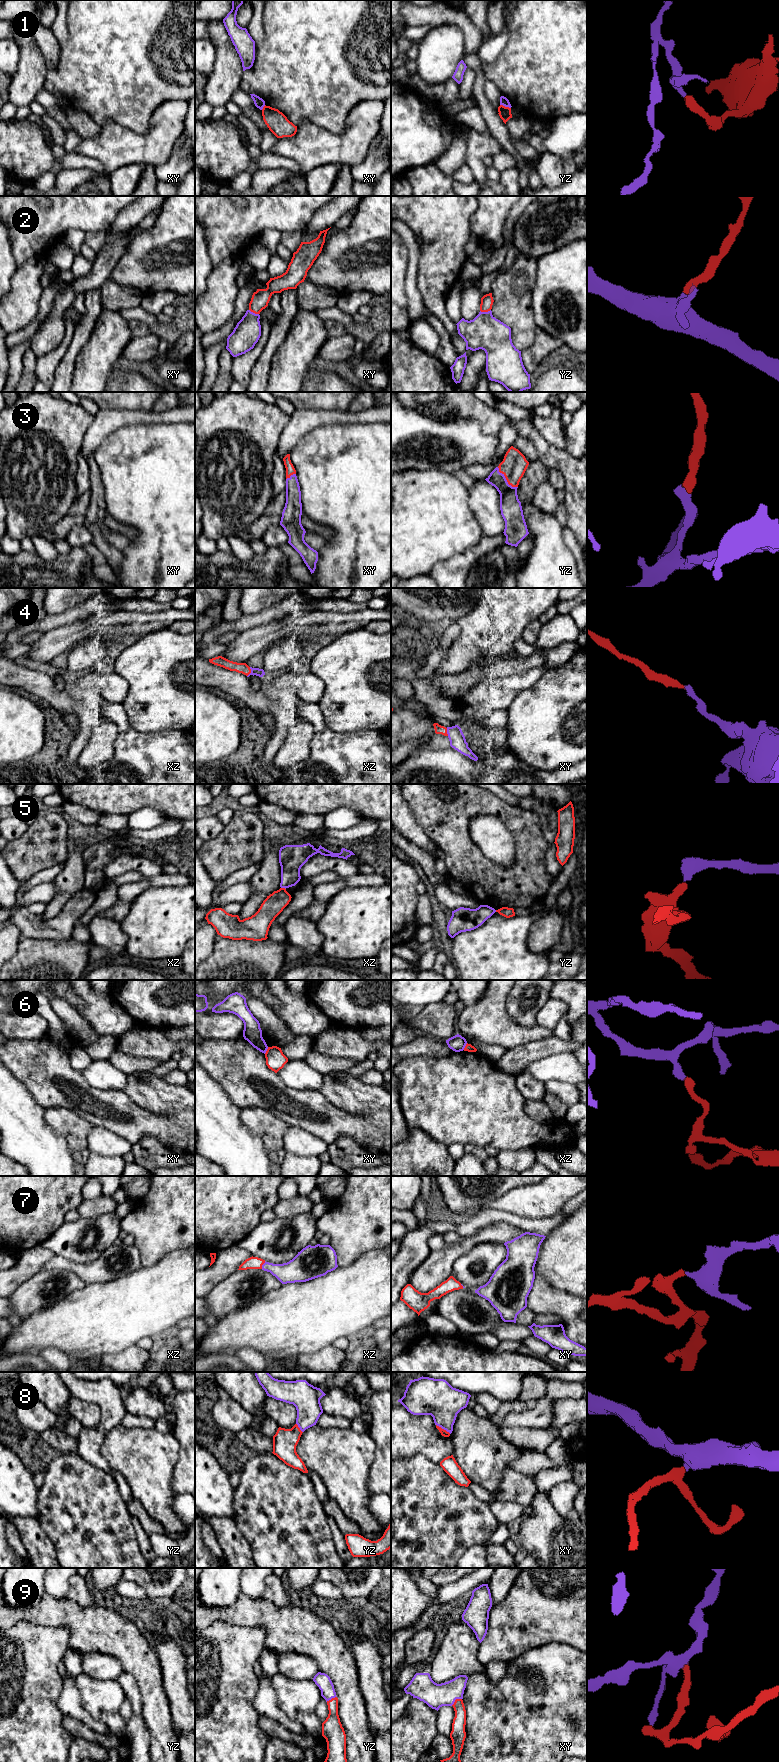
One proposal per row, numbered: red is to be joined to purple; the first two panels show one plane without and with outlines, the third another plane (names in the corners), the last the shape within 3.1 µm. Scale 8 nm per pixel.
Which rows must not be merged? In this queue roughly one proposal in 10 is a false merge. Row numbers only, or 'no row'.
1, 5, 6

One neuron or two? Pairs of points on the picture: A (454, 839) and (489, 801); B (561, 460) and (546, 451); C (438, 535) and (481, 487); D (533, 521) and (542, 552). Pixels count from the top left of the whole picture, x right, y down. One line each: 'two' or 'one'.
A: one
B: one
C: two
D: one

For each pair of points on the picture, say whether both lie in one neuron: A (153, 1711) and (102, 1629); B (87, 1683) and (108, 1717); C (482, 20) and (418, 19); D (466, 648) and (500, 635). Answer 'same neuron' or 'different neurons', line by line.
A: same neuron
B: same neuron
C: different neurons
D: same neuron

